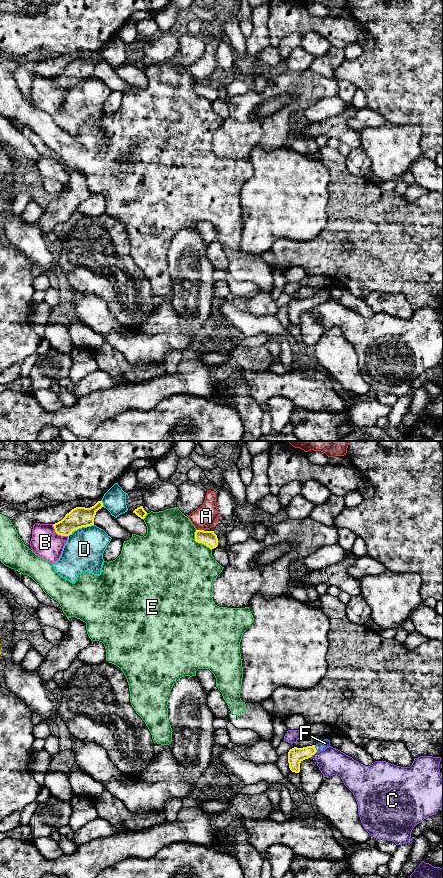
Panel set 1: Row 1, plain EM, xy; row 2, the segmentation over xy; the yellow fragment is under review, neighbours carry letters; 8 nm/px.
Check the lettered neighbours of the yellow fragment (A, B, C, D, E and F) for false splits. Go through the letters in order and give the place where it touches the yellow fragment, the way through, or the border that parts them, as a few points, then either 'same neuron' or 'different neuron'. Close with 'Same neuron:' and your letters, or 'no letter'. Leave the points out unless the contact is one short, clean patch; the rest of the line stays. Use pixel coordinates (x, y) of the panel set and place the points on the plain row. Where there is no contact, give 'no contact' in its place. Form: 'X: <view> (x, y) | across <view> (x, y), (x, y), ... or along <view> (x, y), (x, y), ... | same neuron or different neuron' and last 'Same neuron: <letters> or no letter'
A: xy (200, 82) | different neuron
B: xy (58, 86) | different neuron
C: xy (313, 306) | different neuron
D: xy (80, 79) | different neuron
E: xy (198, 94) | different neuron
F: xy (315, 300) | across xy (295, 307), (315, 300), (325, 295) | same neuron
Same neuron: F

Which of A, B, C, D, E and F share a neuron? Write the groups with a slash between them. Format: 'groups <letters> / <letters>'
groups A / B / C / D / E / F

